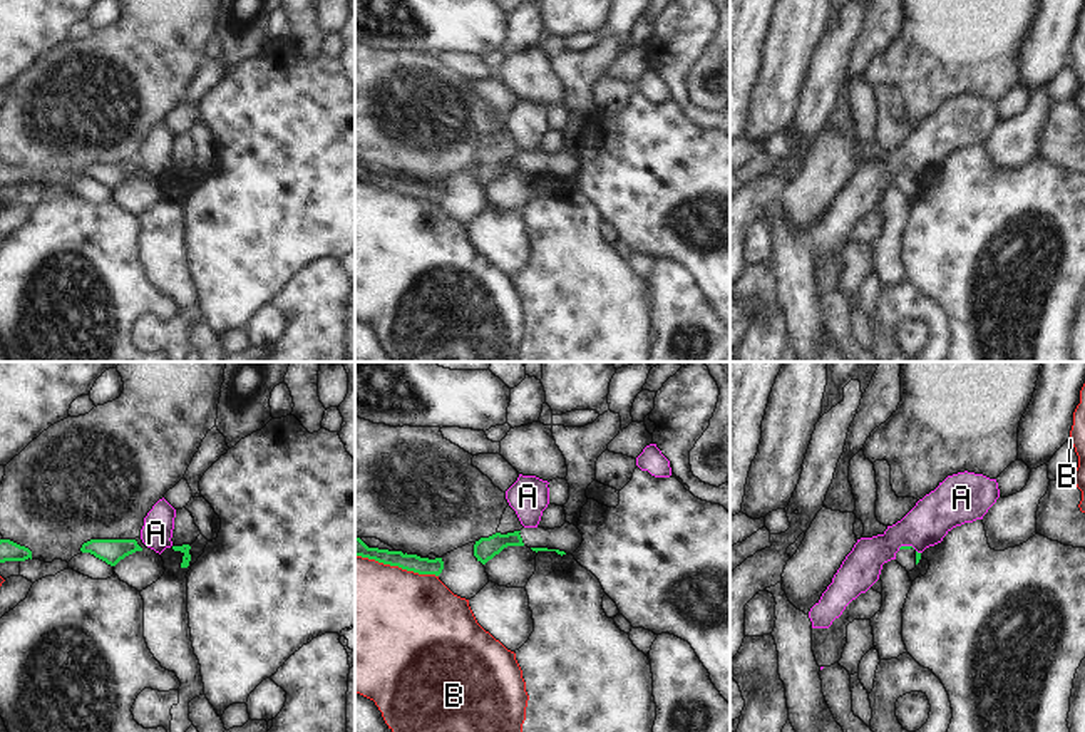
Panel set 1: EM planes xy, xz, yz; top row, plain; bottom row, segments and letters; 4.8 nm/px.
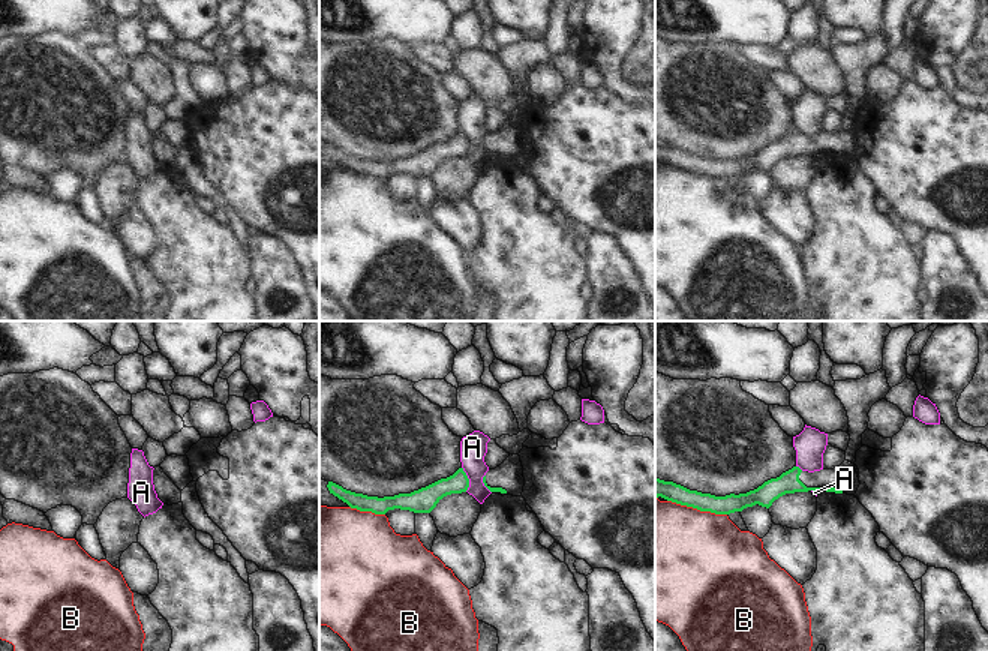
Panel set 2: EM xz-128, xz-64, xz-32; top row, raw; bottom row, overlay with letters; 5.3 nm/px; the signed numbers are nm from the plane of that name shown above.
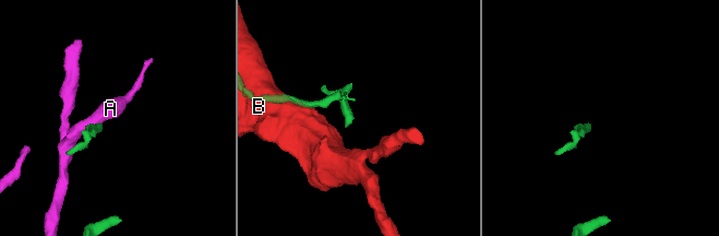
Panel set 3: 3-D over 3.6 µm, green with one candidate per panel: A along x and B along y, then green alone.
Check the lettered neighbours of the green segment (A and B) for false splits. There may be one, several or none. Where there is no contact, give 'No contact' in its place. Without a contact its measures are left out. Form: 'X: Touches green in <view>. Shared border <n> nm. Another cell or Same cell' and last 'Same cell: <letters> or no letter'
A: Touches green in yz. Shared border 110 nm. Another cell
B: Touches green in xz. Shared border 420 nm. Another cell
Same cell: no letter.

